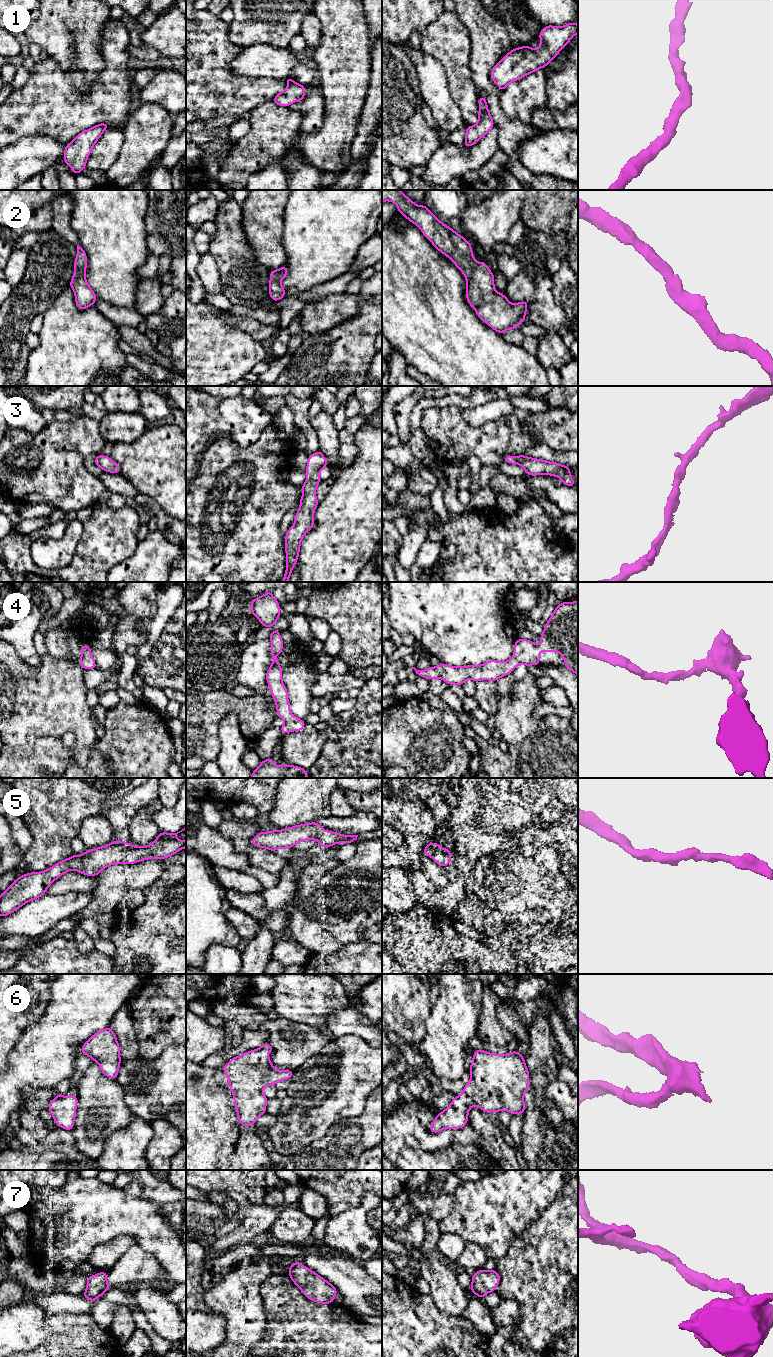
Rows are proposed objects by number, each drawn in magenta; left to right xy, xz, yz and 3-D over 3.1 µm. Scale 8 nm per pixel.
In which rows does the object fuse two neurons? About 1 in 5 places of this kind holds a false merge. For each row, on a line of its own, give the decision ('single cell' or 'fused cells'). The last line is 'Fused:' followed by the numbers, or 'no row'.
1: single cell
2: single cell
3: single cell
4: single cell
5: single cell
6: single cell
7: single cell
Fused: no row

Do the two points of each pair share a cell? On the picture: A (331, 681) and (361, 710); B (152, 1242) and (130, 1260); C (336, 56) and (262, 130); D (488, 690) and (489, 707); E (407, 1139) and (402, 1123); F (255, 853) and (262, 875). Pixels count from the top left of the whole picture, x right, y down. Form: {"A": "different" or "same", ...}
{"A": "different", "B": "different", "C": "different", "D": "same", "E": "same", "F": "different"}

